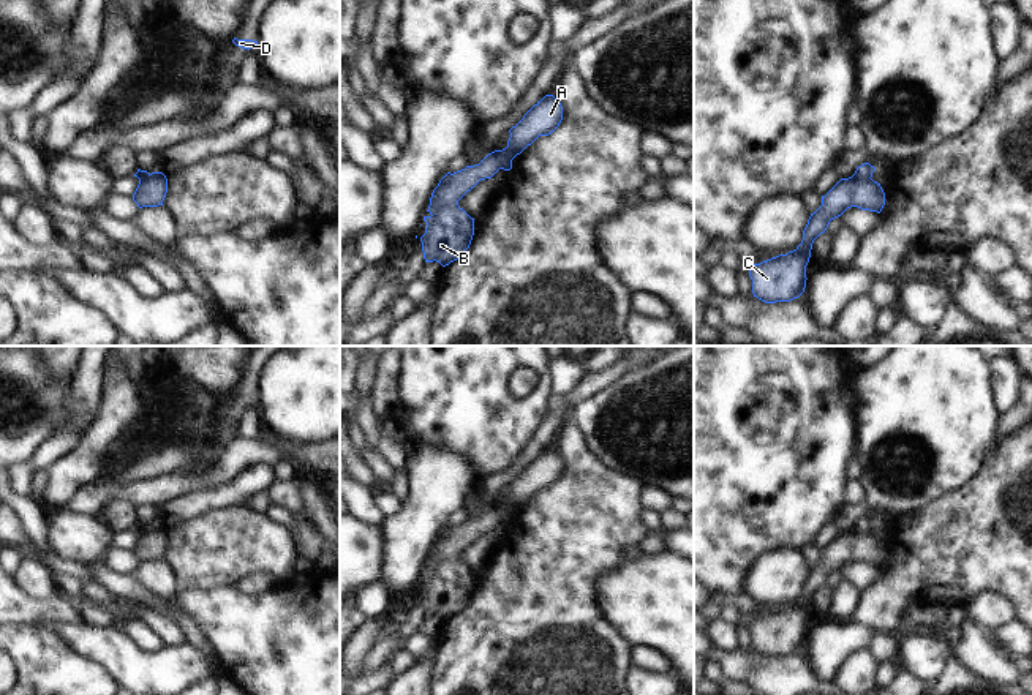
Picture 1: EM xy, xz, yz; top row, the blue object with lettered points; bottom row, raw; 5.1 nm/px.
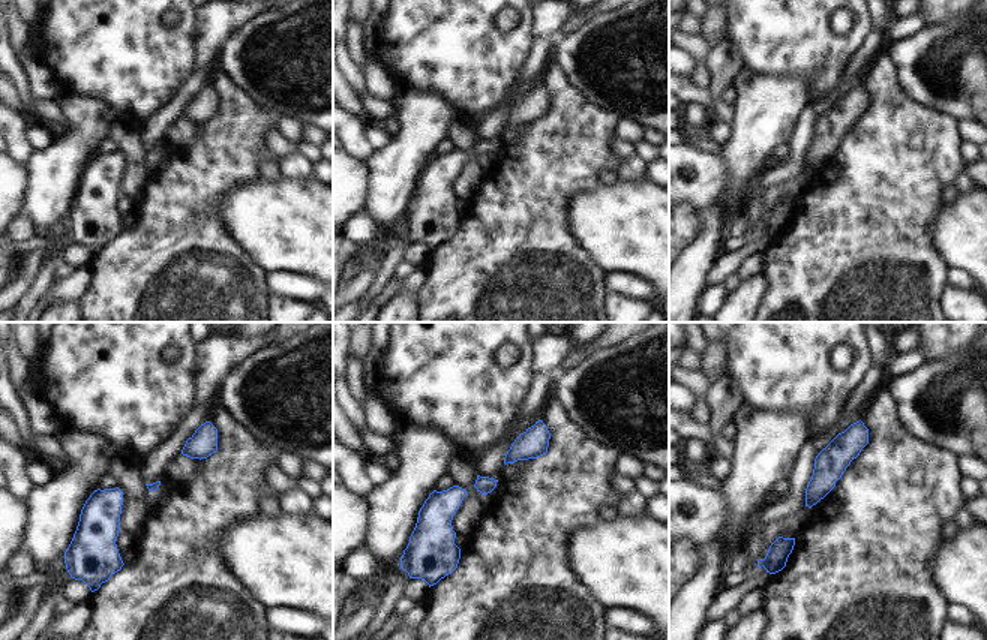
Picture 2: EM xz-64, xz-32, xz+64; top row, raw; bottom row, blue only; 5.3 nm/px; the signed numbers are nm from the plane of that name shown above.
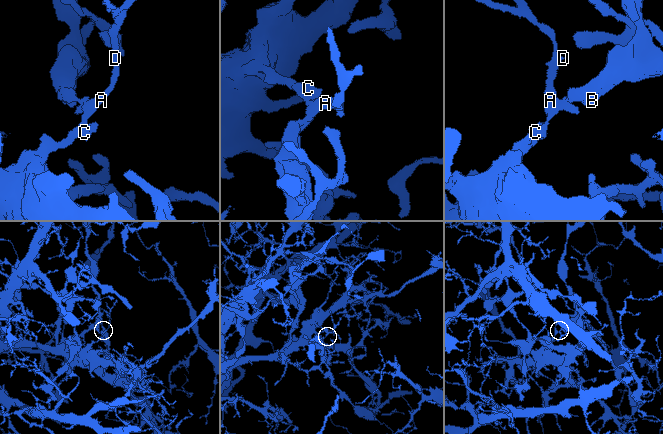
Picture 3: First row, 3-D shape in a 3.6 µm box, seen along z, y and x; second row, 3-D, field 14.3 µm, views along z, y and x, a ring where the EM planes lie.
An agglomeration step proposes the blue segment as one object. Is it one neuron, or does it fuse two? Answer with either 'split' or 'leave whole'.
split

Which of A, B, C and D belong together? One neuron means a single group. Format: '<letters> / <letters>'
A C D / B

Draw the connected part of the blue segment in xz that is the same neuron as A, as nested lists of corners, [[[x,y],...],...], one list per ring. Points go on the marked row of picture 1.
[[[545,95],[523,118],[509,130],[507,147],[498,152],[504,163],[503,169],[512,169],[512,160],[531,145],[539,136],[552,134],[563,120],[563,106],[553,95]]]

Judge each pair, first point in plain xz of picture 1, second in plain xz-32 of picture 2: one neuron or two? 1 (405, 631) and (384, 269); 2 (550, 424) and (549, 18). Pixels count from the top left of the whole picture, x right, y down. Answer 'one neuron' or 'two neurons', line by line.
1: one neuron
2: one neuron

